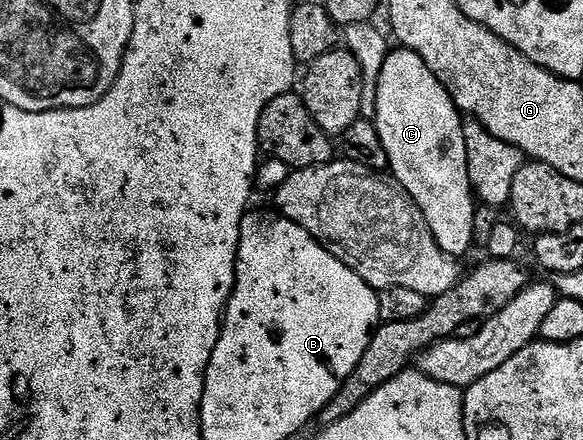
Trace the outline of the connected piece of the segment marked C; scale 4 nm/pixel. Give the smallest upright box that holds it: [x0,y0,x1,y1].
[374,47,478,257]

